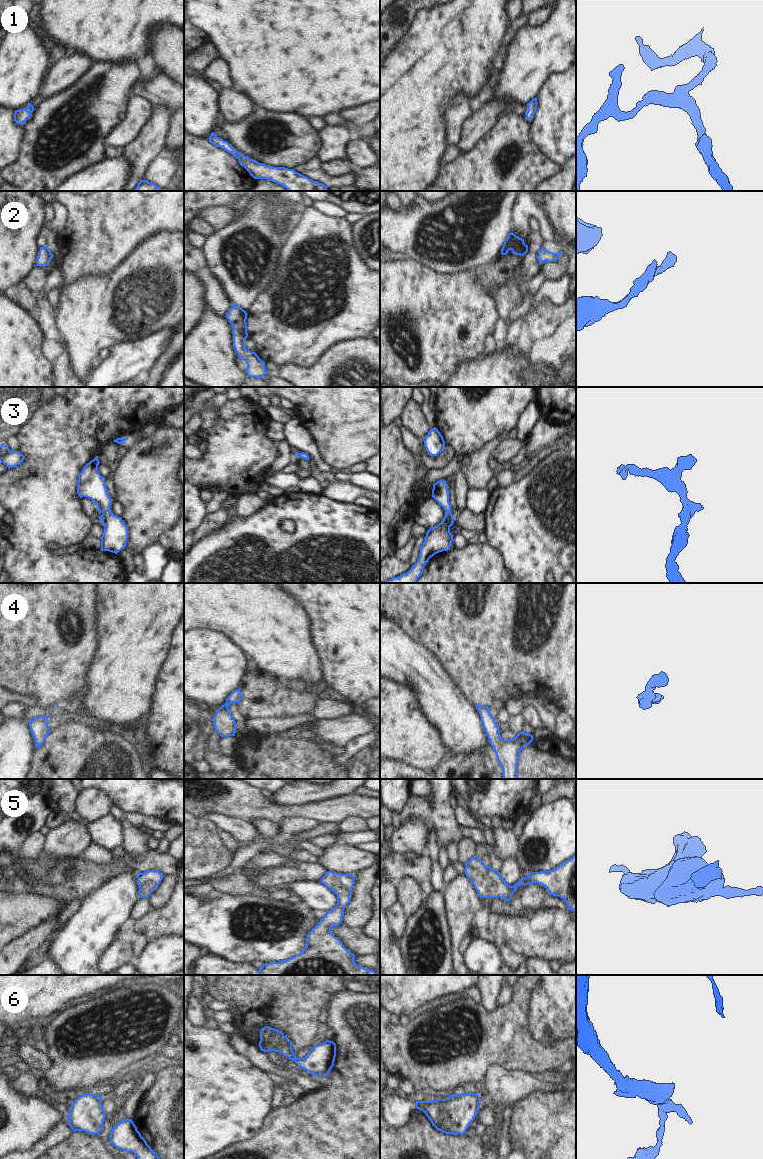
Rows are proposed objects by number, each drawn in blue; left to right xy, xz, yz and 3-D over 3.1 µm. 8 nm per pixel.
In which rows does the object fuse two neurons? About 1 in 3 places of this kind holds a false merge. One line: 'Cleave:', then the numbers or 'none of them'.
Cleave: none of them

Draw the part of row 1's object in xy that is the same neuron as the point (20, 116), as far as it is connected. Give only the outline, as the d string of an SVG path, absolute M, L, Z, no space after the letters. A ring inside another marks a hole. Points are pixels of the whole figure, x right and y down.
M31 103L27 104L28 109L22 108L20 110L16 110L14 113L14 121L17 124L23 125L23 123L31 117L32 112L34 111L34 107Z

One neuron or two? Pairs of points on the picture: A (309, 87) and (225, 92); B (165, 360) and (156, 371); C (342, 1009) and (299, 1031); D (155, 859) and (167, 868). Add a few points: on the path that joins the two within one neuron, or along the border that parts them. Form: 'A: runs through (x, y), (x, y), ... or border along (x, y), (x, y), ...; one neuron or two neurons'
A: border along (230, 84), (245, 94), (256, 105); two neurons
B: runs through (164, 363), (159, 368); one neuron
C: border along (334, 996), (327, 1007), (324, 1018); two neurons
D: runs through (158, 861), (164, 865); one neuron

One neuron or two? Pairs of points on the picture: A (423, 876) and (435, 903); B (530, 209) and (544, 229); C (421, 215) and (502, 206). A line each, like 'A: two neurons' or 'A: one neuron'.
A: two neurons
B: one neuron
C: one neuron

